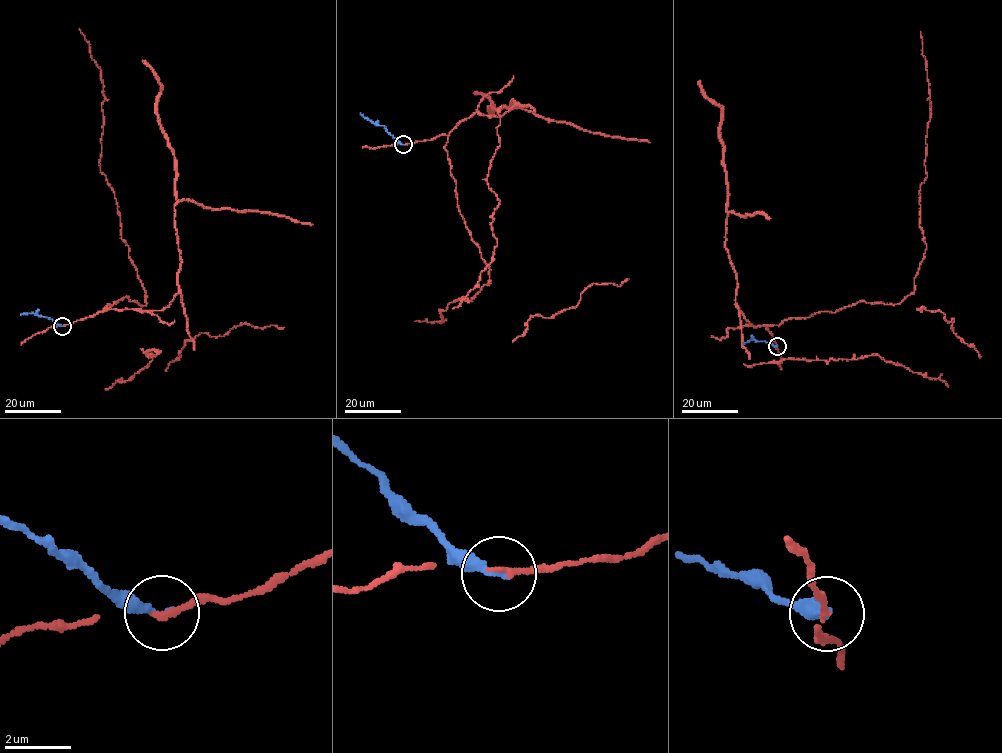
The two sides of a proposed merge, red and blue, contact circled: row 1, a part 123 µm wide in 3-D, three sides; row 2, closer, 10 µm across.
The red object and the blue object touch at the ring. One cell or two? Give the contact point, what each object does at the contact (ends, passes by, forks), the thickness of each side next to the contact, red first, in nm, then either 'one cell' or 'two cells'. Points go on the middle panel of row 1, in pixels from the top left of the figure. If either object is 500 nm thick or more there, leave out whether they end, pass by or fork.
place (403, 144); red ends; blue ends; calibres 190 and 280 nm; two cells

